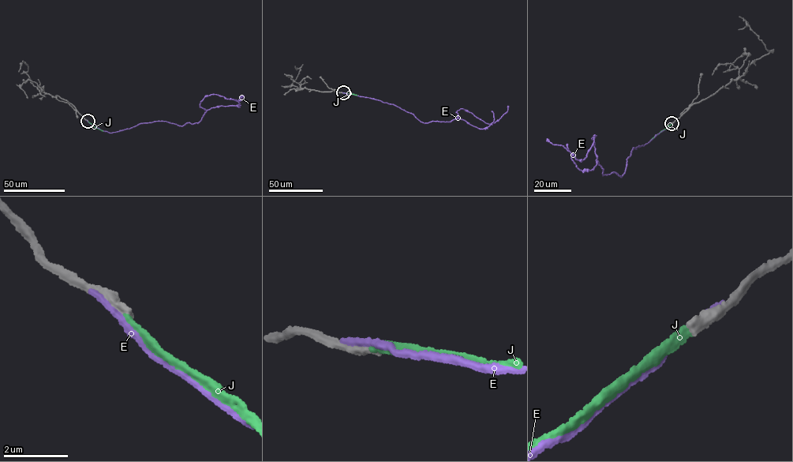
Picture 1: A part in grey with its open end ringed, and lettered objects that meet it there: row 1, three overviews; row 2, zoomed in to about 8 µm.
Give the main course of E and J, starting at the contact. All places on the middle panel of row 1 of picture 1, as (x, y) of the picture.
E: (343, 92), (392, 104), (424, 123), (450, 122), (458, 118), (461, 108), (491, 124), (508, 106)
J: (343, 92), (357, 95)

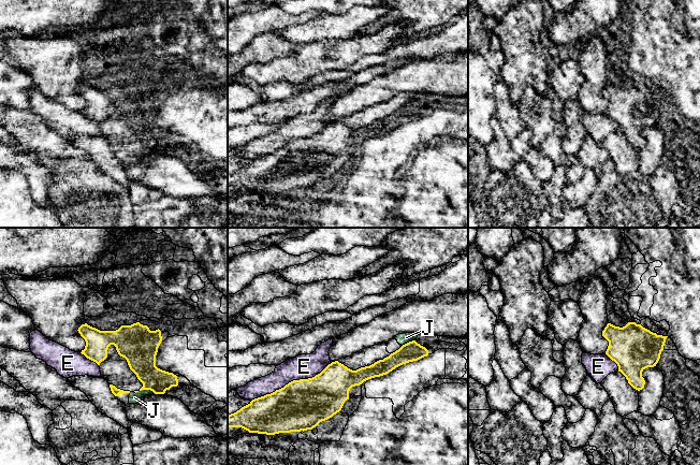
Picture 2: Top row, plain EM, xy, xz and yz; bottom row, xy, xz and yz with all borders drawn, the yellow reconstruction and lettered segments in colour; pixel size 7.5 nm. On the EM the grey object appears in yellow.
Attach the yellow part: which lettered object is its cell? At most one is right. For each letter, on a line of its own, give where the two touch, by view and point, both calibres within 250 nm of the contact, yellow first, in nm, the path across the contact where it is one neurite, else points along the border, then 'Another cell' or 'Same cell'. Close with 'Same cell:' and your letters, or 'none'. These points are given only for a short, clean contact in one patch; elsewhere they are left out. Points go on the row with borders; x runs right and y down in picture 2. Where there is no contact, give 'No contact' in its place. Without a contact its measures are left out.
E: Touches yellow at xz (291, 381). Thickness 380 nm (yellow) against 180 nm. Another cell
J: Touches yellow at xy (145, 389). Thickness 220 nm (yellow) against 80 nm. Same cell
Same cell: J

